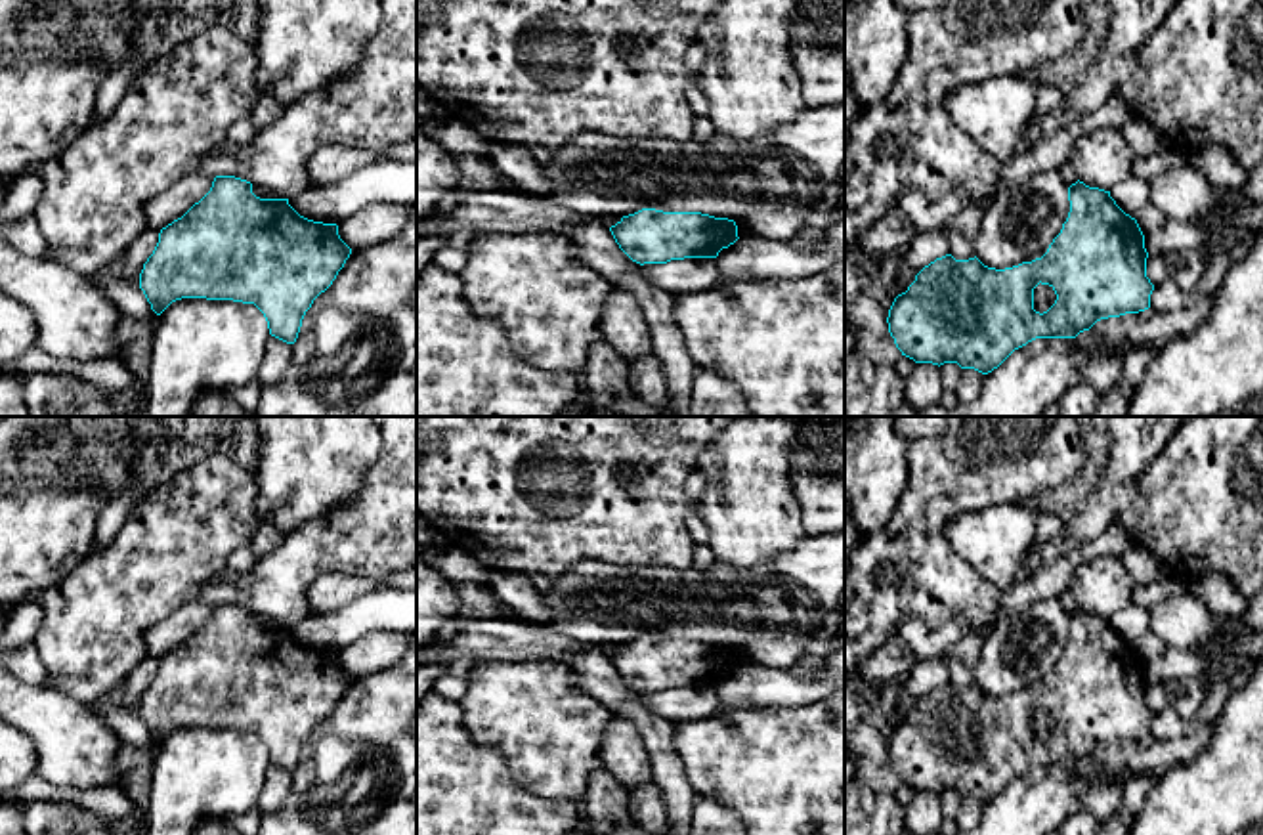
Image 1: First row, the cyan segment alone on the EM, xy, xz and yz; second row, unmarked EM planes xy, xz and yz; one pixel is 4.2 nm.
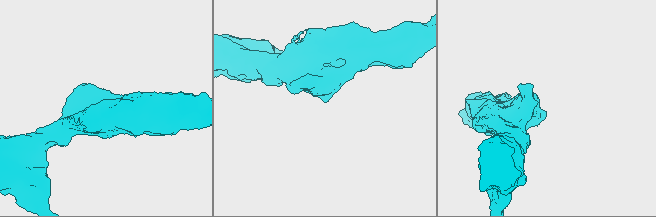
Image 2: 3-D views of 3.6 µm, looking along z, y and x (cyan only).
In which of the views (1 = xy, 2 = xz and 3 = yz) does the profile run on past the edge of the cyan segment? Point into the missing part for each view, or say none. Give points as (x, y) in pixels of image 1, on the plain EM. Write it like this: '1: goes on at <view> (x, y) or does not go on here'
1: does not go on here
2: does not go on here
3: does not go on here

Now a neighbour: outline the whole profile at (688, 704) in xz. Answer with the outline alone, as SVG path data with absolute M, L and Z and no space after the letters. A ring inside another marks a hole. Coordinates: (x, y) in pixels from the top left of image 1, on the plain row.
M684 686L667 692L644 692L640 701L673 724L713 718L738 711L718 699L715 686Z

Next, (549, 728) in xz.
M480 659L459 701L478 745L495 747L529 793L585 803L592 772L606 770L602 738L615 715L579 686L566 661Z

